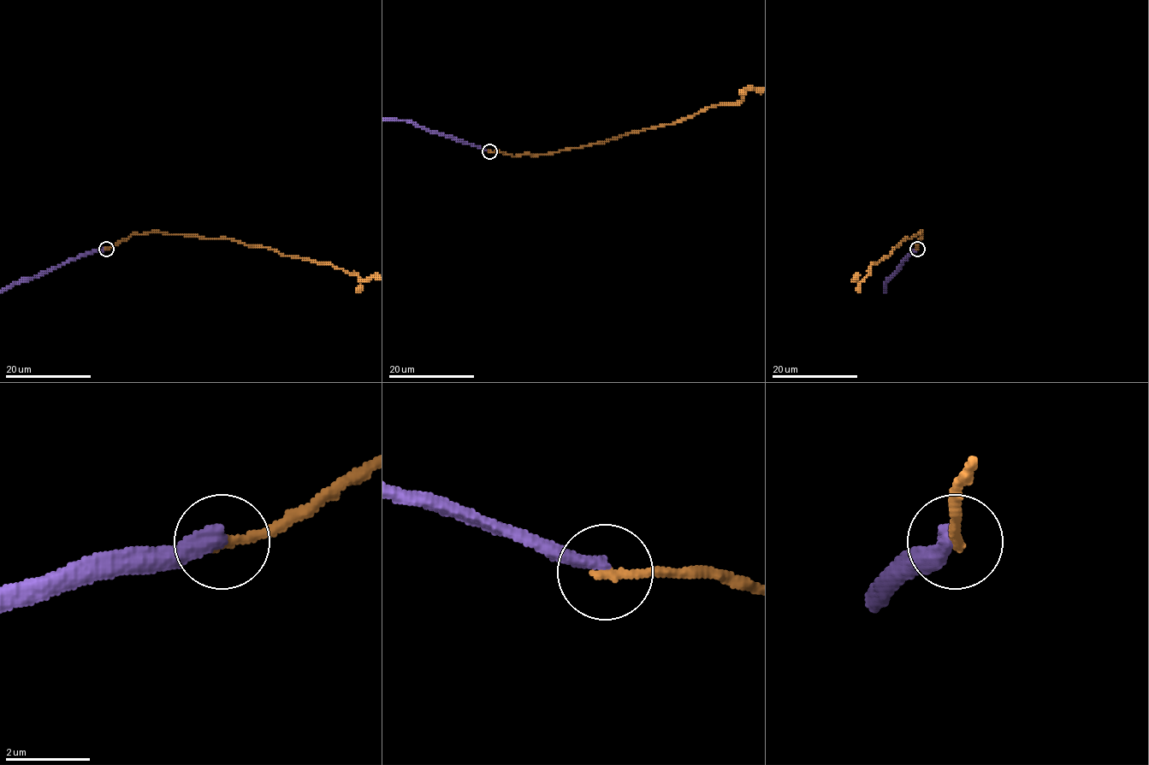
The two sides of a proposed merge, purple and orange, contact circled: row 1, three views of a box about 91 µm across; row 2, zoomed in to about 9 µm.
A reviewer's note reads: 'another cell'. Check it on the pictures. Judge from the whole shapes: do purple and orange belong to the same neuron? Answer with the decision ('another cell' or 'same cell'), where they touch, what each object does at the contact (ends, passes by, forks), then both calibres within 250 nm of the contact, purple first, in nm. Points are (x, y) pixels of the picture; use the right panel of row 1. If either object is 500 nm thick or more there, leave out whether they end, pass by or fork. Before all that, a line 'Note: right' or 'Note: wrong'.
Note: right
another cell; at (917, 249); purple ends there; orange ends there; 380 nm thick on the purple side, 220 nm on the other

